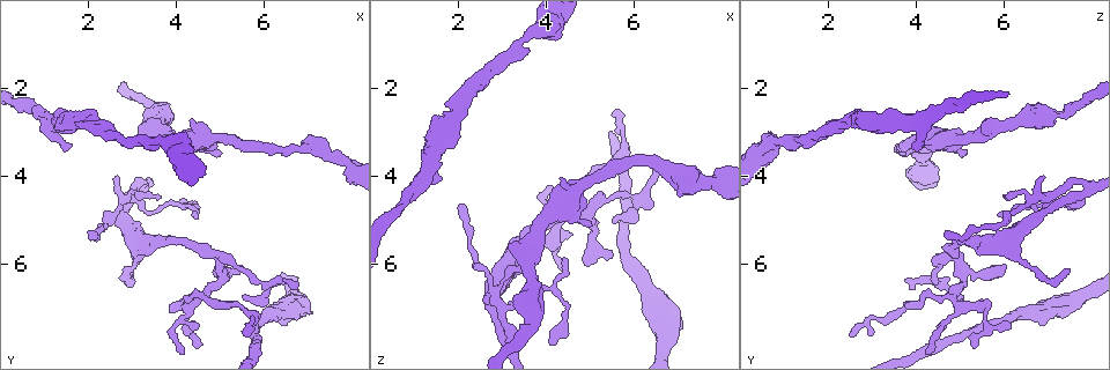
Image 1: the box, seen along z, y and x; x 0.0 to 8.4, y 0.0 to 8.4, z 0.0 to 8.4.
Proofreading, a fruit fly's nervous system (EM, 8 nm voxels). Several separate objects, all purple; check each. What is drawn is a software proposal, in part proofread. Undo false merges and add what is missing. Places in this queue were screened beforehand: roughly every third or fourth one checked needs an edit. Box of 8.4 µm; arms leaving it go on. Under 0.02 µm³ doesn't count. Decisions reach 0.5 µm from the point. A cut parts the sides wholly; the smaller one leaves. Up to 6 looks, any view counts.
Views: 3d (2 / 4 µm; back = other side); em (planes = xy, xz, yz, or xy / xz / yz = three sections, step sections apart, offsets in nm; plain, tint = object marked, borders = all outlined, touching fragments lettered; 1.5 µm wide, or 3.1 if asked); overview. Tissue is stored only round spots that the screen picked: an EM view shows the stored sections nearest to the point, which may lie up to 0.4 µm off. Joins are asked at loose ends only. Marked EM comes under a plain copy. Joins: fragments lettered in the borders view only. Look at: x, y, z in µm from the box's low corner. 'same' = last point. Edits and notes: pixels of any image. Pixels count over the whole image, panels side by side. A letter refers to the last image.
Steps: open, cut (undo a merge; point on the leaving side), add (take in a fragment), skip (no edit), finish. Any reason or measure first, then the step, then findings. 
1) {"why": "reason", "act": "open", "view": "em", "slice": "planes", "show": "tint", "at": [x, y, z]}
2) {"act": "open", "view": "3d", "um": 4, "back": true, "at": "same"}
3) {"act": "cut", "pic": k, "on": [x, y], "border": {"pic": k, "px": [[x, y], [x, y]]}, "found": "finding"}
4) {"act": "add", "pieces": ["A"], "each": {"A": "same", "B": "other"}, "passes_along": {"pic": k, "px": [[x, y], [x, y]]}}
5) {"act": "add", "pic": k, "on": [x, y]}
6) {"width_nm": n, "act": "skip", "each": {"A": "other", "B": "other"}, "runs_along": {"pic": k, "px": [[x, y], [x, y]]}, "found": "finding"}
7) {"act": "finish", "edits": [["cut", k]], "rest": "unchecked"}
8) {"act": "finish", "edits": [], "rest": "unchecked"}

{"why": "branch stops here", "act": "open", "view": "3d", "um": 2, "back": true, "at": [5.65, 7.60, 2.50]}

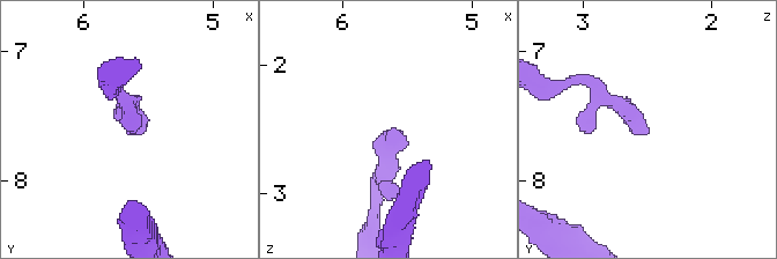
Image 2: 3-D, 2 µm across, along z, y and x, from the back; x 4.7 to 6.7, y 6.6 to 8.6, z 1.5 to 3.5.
{"act": "open", "view": "em", "slice": "planes", "show": "borders", "at": [5.58, 7.60, 2.48]}

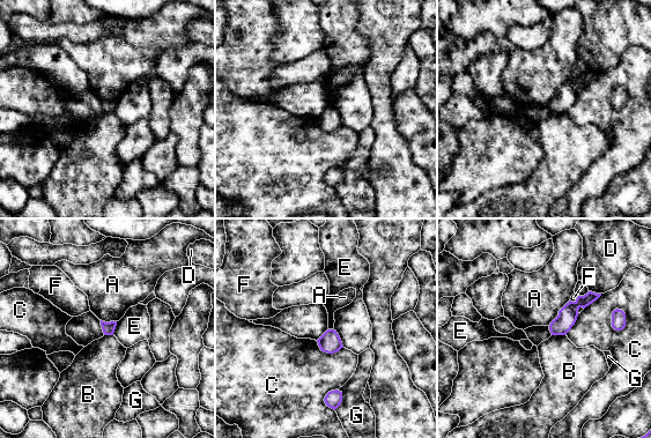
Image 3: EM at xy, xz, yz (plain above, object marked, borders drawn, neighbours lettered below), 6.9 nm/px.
{"longest_contact_nm": ["A", 240], "act": "skip", "each": {"A": "other", "B": "other", "C": "other", "D": "other", "E": "other", "F": "other", "G": "other"}, "runs_along": {"pic": 3, "px": [[594, 296], [582, 301], [554, 332]]}, "found": "no lettered fragment goes on from it"}

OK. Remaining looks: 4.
{"why": "free end", "act": "open", "view": "3d", "um": 4, "at": [5.00, 3.55, 5.15]}

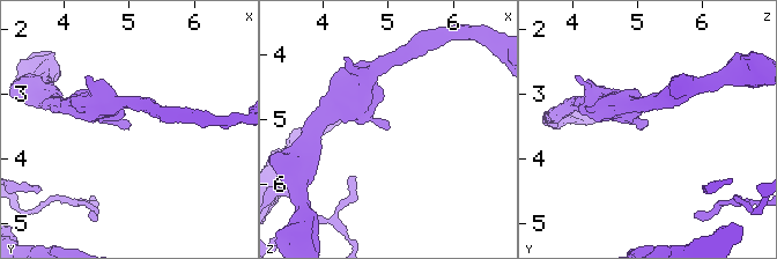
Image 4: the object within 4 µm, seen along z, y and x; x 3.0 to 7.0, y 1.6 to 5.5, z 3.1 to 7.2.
{"act": "open", "view": "em", "slice": "planes", "show": "borders", "at": [5.05, 3.50, 5.10]}

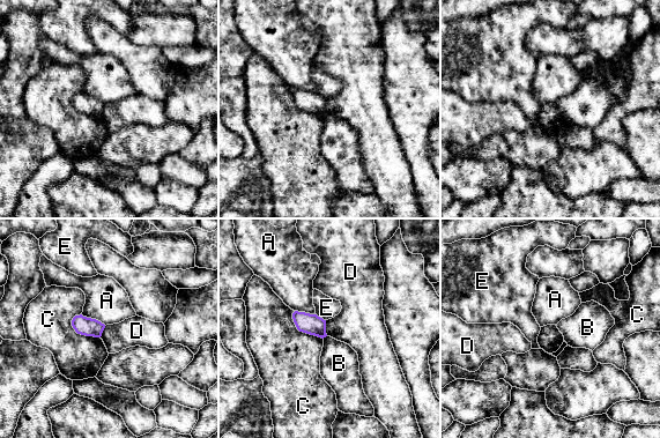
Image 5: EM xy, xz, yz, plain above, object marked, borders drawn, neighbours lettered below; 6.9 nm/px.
{"act": "skip", "each": {"A": "other", "B": "other", "C": "other", "D": "other", "E": "other"}, "border": {"pic": 5, "px": [[325, 320], [325, 333], [327, 335]]}, "found": "none of them fits"}

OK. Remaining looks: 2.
{"act": "open", "view": "3d", "um": 4, "at": [1.65, 3.30, 4.10]}

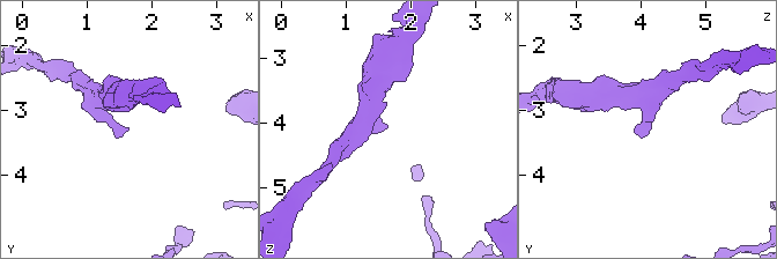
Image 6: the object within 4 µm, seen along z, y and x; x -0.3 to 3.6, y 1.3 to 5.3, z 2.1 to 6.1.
{"act": "open", "view": "em", "slice": "planes", "show": "borders", "at": [1.65, 3.30, 4.10]}

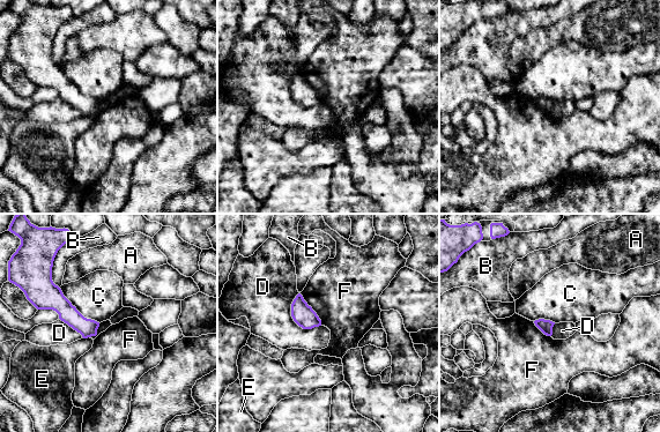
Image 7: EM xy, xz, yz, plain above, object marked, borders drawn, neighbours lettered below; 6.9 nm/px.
{"act": "skip", "each": {"A": "other", "B": "other", "C": "other", "D": "other", "E": "other", "F": "other"}, "found": "no lettered fragment goes on from it"}

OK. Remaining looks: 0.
{"act": "finish", "edits": [], "rest": "unchecked"}

